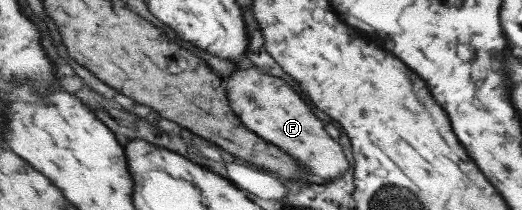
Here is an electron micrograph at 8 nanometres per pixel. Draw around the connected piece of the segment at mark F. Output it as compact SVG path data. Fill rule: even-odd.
M253 65L237 68L223 79L229 102L245 126L295 157L305 168L306 176L310 176L305 180L335 181L349 170L343 146L328 133L326 123L313 112L303 96L283 78L271 76Z

